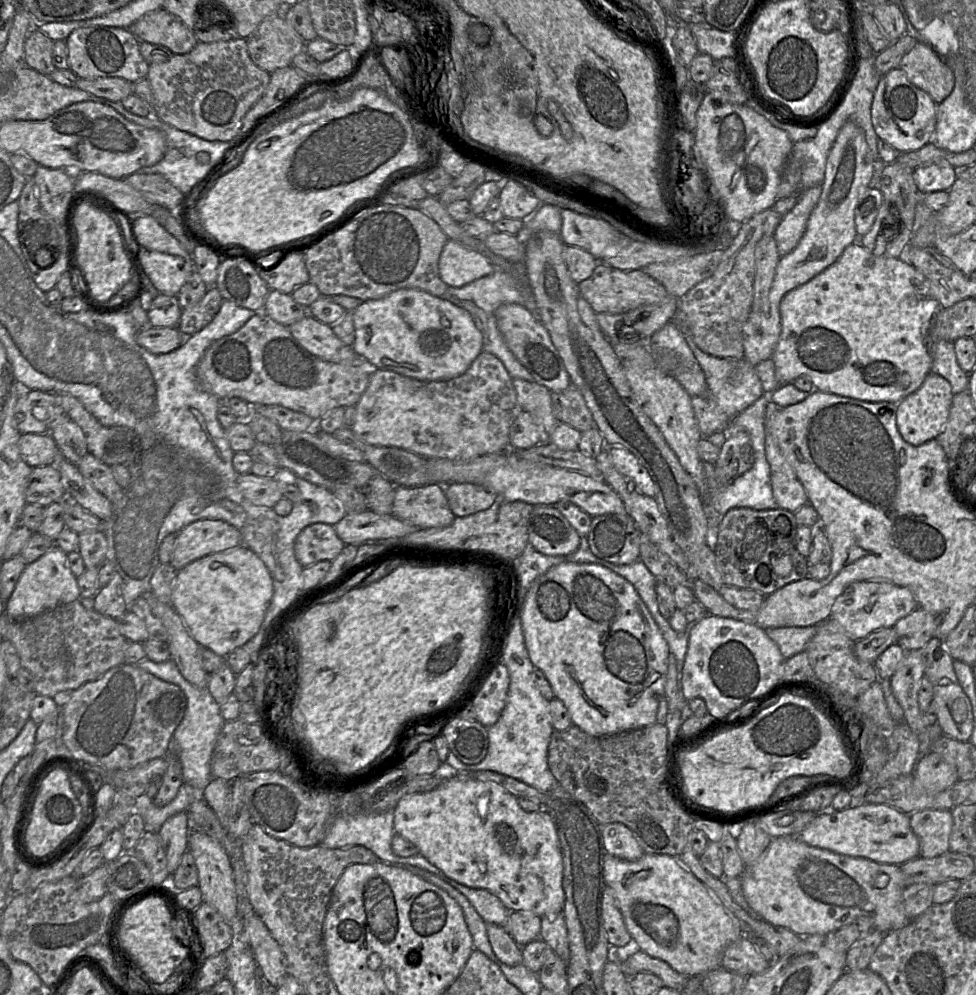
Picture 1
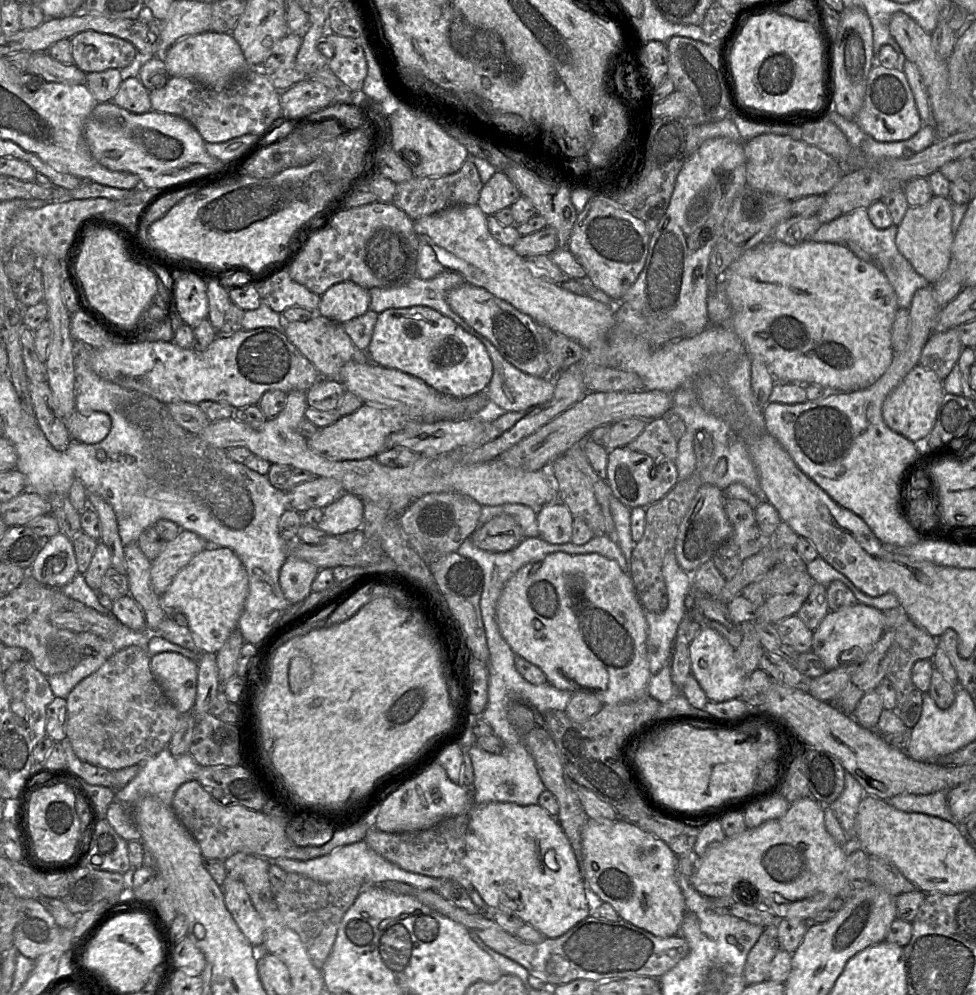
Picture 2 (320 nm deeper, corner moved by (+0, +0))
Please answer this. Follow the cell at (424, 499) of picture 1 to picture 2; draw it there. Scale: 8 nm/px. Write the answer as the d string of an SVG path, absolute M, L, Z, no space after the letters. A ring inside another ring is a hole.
M508 514L492 518L470 535L476 547L492 553L509 551L523 538L519 523L515 517Z

